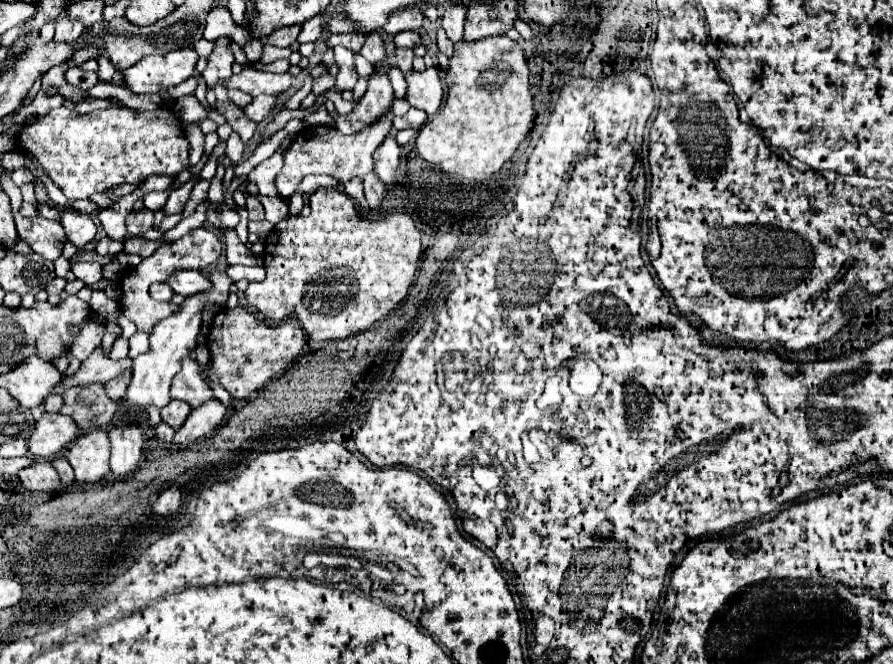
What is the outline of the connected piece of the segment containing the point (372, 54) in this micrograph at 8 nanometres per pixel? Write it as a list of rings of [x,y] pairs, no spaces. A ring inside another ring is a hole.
[[[371,32],[367,36],[367,40],[365,40],[365,44],[363,44],[363,48],[361,48],[359,54],[365,56],[371,64],[383,62],[385,56],[387,56],[387,50],[385,50],[385,42],[383,42],[381,34],[379,32]]]

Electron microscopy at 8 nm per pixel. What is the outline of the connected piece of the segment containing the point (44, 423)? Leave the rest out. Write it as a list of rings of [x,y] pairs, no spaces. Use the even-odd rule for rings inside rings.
[[[43,414],[29,438],[29,450],[45,460],[57,458],[73,440],[81,436],[79,426],[65,414]]]

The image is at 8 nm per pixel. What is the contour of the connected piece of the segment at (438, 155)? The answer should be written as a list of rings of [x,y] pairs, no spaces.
[[[507,36],[455,44],[447,72],[447,100],[417,136],[417,152],[429,164],[471,180],[485,180],[507,162],[529,132],[533,98],[523,48]]]

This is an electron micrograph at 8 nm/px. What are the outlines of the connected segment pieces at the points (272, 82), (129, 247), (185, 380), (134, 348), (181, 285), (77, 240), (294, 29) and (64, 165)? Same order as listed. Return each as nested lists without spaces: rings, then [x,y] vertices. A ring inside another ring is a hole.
[[[243,68],[241,74],[231,76],[225,86],[227,88],[239,88],[251,96],[259,94],[269,94],[269,96],[281,96],[287,94],[287,90],[293,86],[293,74],[273,74],[273,72],[253,72],[251,68]]]
[[[129,238],[124,242],[123,252],[126,254],[139,254],[143,258],[149,257],[160,245],[165,244],[162,240],[145,240],[143,238]]]
[[[185,360],[181,372],[173,378],[171,386],[171,398],[187,402],[191,408],[199,408],[205,404],[205,400],[213,400],[213,390],[205,382],[205,378],[199,374],[195,360]]]
[[[138,331],[129,338],[128,357],[134,359],[139,354],[146,352],[148,348],[149,348],[149,334]]]
[[[179,270],[169,278],[167,284],[183,296],[195,296],[197,292],[207,292],[209,288],[213,288],[211,280],[197,270]]]
[[[65,212],[65,214],[61,214],[61,224],[67,232],[67,240],[73,246],[77,246],[77,250],[83,250],[95,238],[95,232],[97,232],[93,220],[83,214]]]
[[[295,24],[295,26],[289,26],[289,28],[277,28],[277,32],[271,32],[267,36],[267,42],[271,46],[285,48],[285,46],[291,46],[297,40],[299,32],[301,32],[301,24]]]
[[[161,106],[153,112],[133,112],[133,110],[99,110],[99,114],[77,114],[67,108],[55,108],[49,114],[37,118],[33,124],[23,126],[17,140],[25,156],[37,158],[49,178],[59,186],[59,190],[69,200],[91,198],[97,192],[105,192],[115,184],[141,184],[153,174],[175,176],[187,168],[189,142],[181,130],[179,116],[173,108]]]

